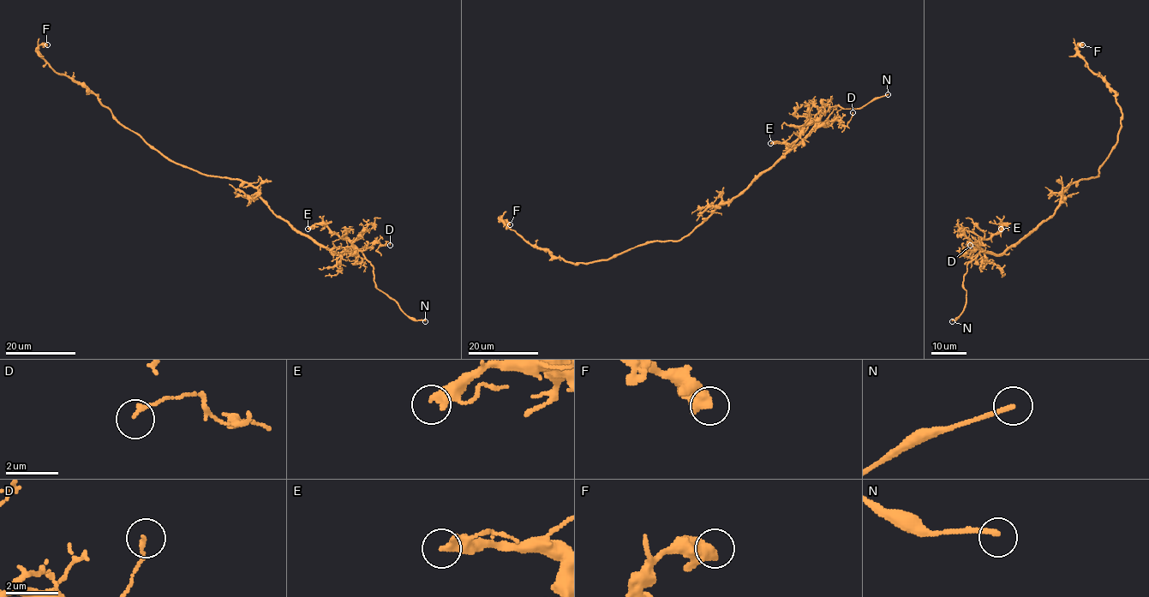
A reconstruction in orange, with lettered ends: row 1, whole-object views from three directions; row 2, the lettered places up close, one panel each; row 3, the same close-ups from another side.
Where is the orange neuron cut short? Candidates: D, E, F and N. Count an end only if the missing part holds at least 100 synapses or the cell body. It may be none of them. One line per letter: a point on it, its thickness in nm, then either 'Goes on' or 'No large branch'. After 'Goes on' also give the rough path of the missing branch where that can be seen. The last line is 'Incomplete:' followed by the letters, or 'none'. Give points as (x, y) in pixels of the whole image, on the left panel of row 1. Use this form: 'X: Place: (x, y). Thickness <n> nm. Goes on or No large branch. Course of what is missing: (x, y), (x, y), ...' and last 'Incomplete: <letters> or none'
D: Place: (390, 245). Thickness 130 nm. No large branch
E: Place: (308, 229). Thickness 400 nm. No large branch
F: Place: (47, 44). Thickness 550 nm. No large branch
N: Place: (425, 321). Thickness 180 nm. Goes on
Incomplete: N

